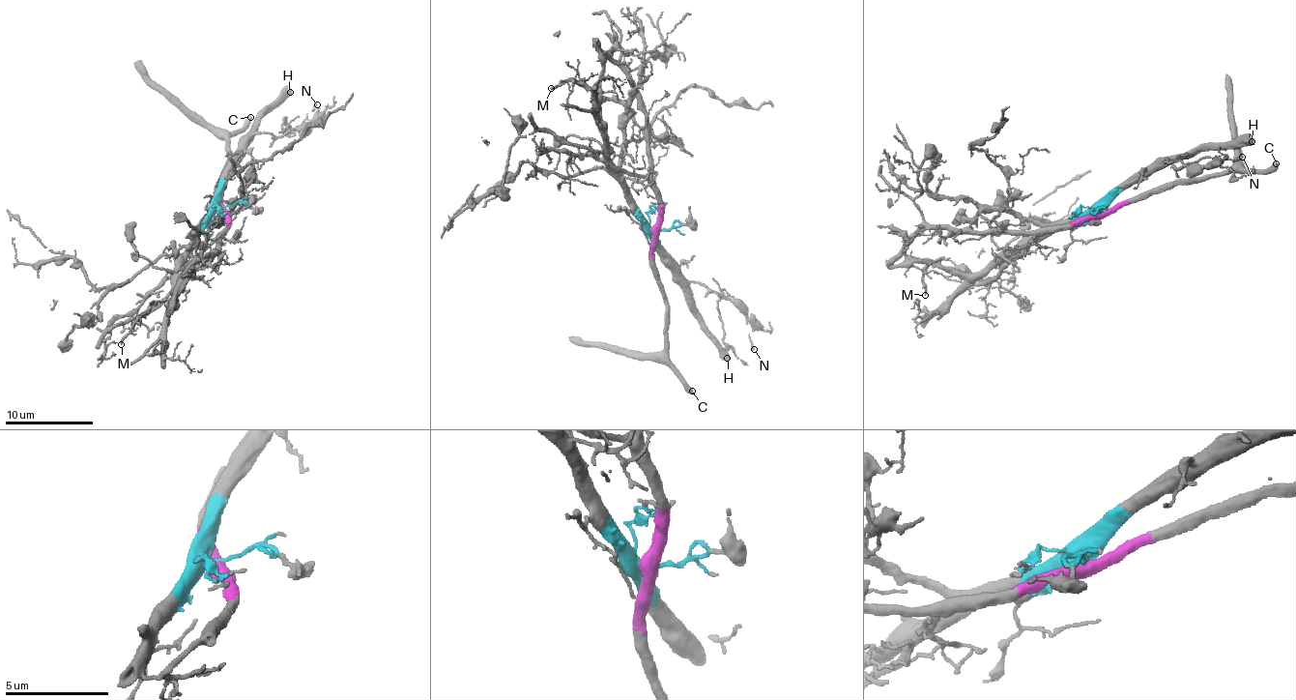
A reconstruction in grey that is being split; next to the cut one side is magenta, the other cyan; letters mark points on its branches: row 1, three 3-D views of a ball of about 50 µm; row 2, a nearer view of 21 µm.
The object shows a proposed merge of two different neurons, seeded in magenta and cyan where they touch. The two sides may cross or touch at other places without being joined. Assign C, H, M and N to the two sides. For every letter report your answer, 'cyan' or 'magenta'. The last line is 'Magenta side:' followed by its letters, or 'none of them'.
C: magenta
H: cyan
M: cyan
N: cyan
Magenta side: C

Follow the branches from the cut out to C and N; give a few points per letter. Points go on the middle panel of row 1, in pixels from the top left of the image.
C: (654, 230), (653, 271), (665, 300), (669, 365), (692, 391)
N: (654, 230), (653, 245), (661, 256), (690, 282), (719, 292), (740, 309), (753, 329), (748, 337), (755, 350)

